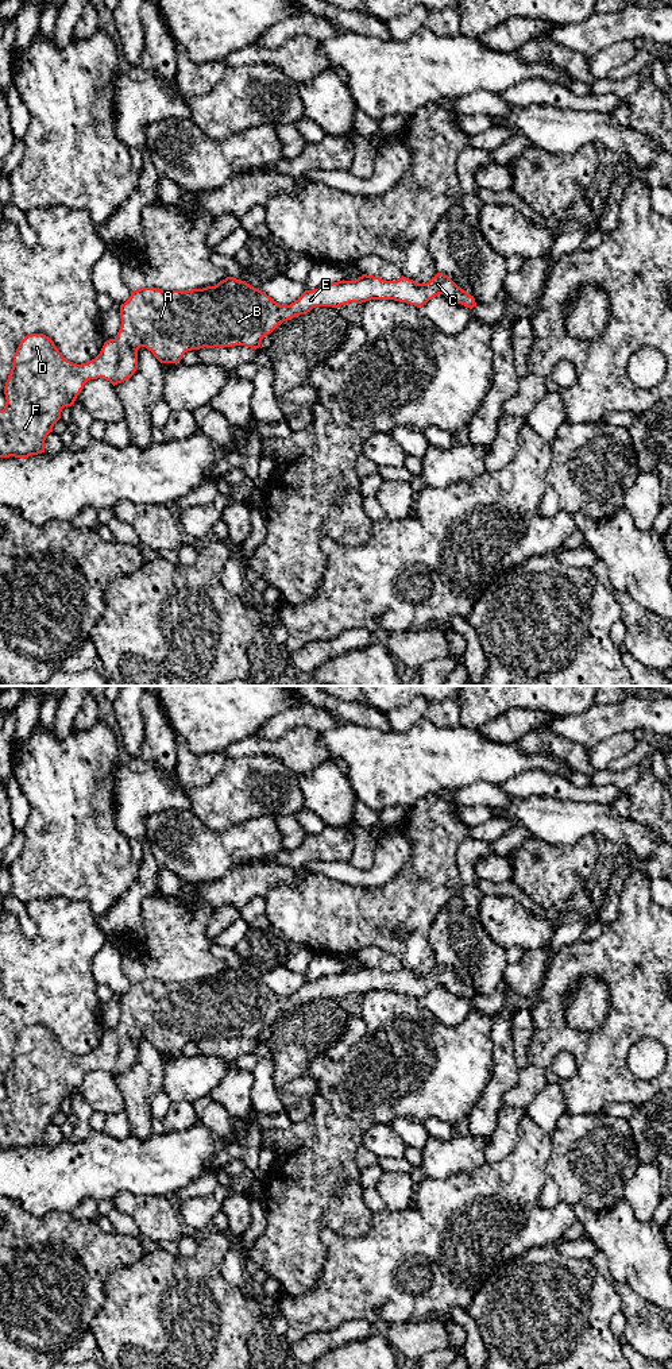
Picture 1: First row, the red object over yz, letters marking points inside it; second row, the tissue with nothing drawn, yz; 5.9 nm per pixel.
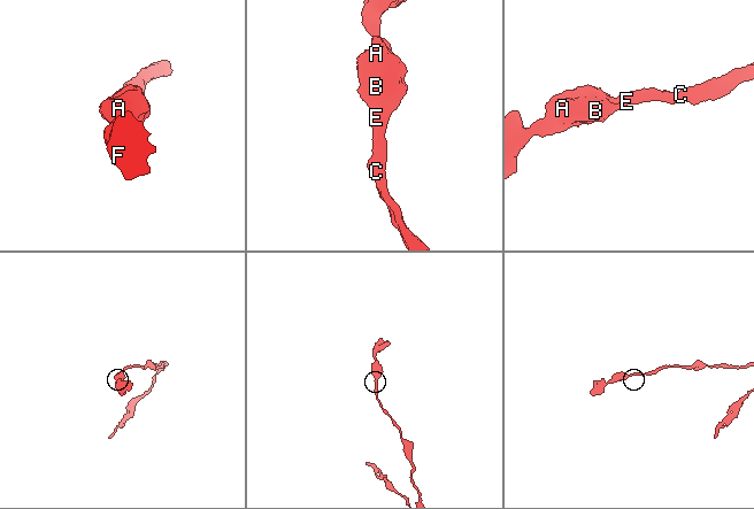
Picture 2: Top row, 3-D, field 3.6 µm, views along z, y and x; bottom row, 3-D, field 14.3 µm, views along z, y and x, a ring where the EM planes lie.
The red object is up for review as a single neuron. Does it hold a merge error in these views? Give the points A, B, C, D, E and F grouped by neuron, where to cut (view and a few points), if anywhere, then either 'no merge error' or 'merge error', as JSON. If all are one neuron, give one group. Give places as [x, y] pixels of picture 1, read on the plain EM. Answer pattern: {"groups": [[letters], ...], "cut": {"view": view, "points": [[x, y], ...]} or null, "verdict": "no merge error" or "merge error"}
{"groups": [["A", "B", "C", "D", "E", "F"]], "cut": null, "verdict": "no merge error"}

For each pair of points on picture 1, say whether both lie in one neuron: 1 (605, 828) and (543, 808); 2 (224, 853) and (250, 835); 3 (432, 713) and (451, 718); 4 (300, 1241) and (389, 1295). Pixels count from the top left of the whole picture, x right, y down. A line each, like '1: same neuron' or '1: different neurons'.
1: same neuron
2: same neuron
3: same neuron
4: different neurons

